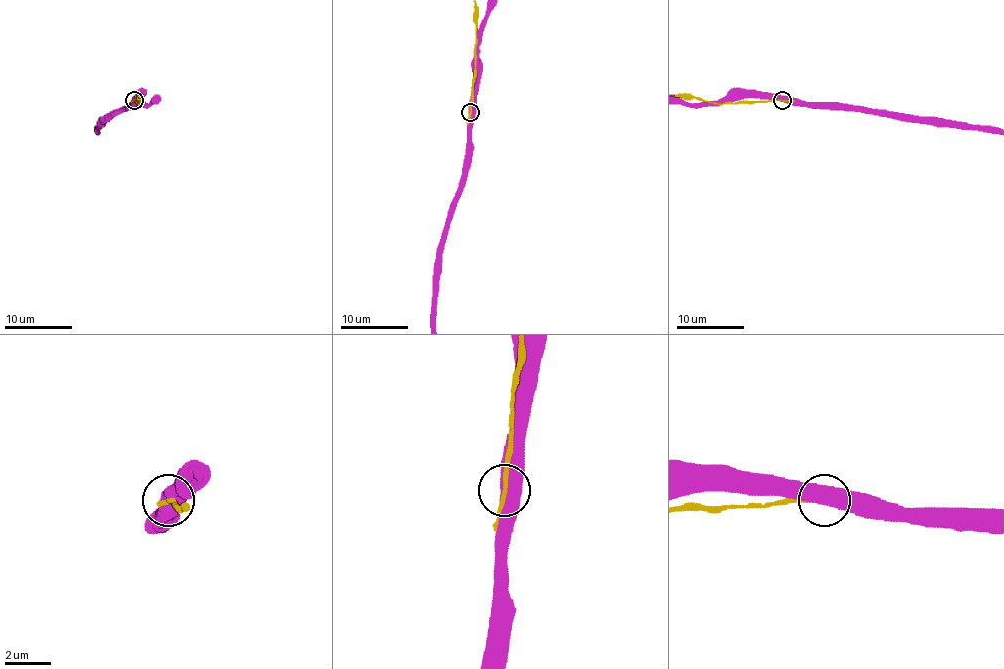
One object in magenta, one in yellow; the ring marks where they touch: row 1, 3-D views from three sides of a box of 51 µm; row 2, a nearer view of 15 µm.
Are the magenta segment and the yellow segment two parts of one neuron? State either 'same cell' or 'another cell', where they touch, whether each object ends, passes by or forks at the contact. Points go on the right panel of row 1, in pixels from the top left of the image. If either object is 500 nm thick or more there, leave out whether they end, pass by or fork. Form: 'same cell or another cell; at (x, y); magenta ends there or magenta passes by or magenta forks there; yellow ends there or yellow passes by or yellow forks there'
another cell; at (782, 100)

